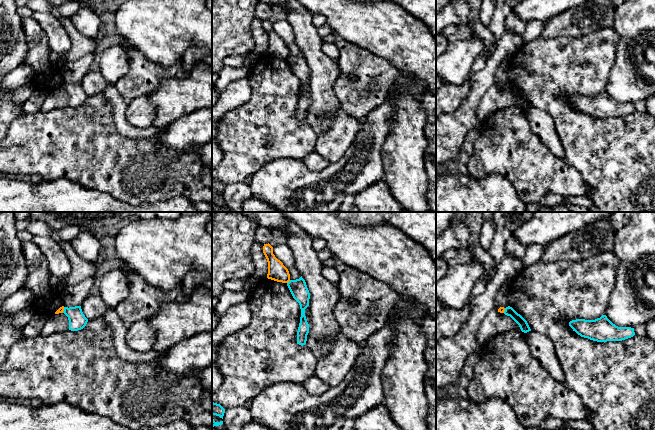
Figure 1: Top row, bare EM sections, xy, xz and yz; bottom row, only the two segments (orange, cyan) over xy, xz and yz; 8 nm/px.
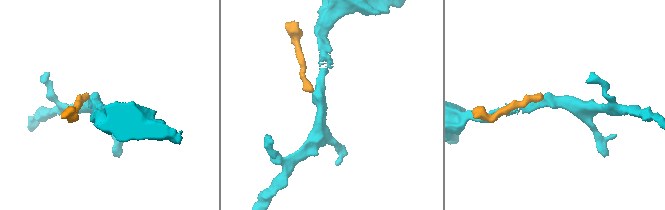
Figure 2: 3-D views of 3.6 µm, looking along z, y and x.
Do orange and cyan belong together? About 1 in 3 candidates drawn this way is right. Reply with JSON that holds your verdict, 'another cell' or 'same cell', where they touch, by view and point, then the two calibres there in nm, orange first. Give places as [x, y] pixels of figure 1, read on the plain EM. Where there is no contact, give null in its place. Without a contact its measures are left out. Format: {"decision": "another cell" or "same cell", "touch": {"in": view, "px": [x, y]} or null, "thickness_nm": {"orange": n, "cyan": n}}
{"decision": "another cell", "touch": {"in": "xz", "px": [288, 57]}, "thickness_nm": {"orange": 150, "cyan": 140}}

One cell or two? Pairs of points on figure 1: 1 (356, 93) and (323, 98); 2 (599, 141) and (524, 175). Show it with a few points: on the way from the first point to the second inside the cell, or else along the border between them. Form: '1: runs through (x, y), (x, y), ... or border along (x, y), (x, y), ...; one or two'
1: border along (340, 73), (335, 82), (335, 96), (338, 104); two
2: border along (563, 159), (580, 175); two

